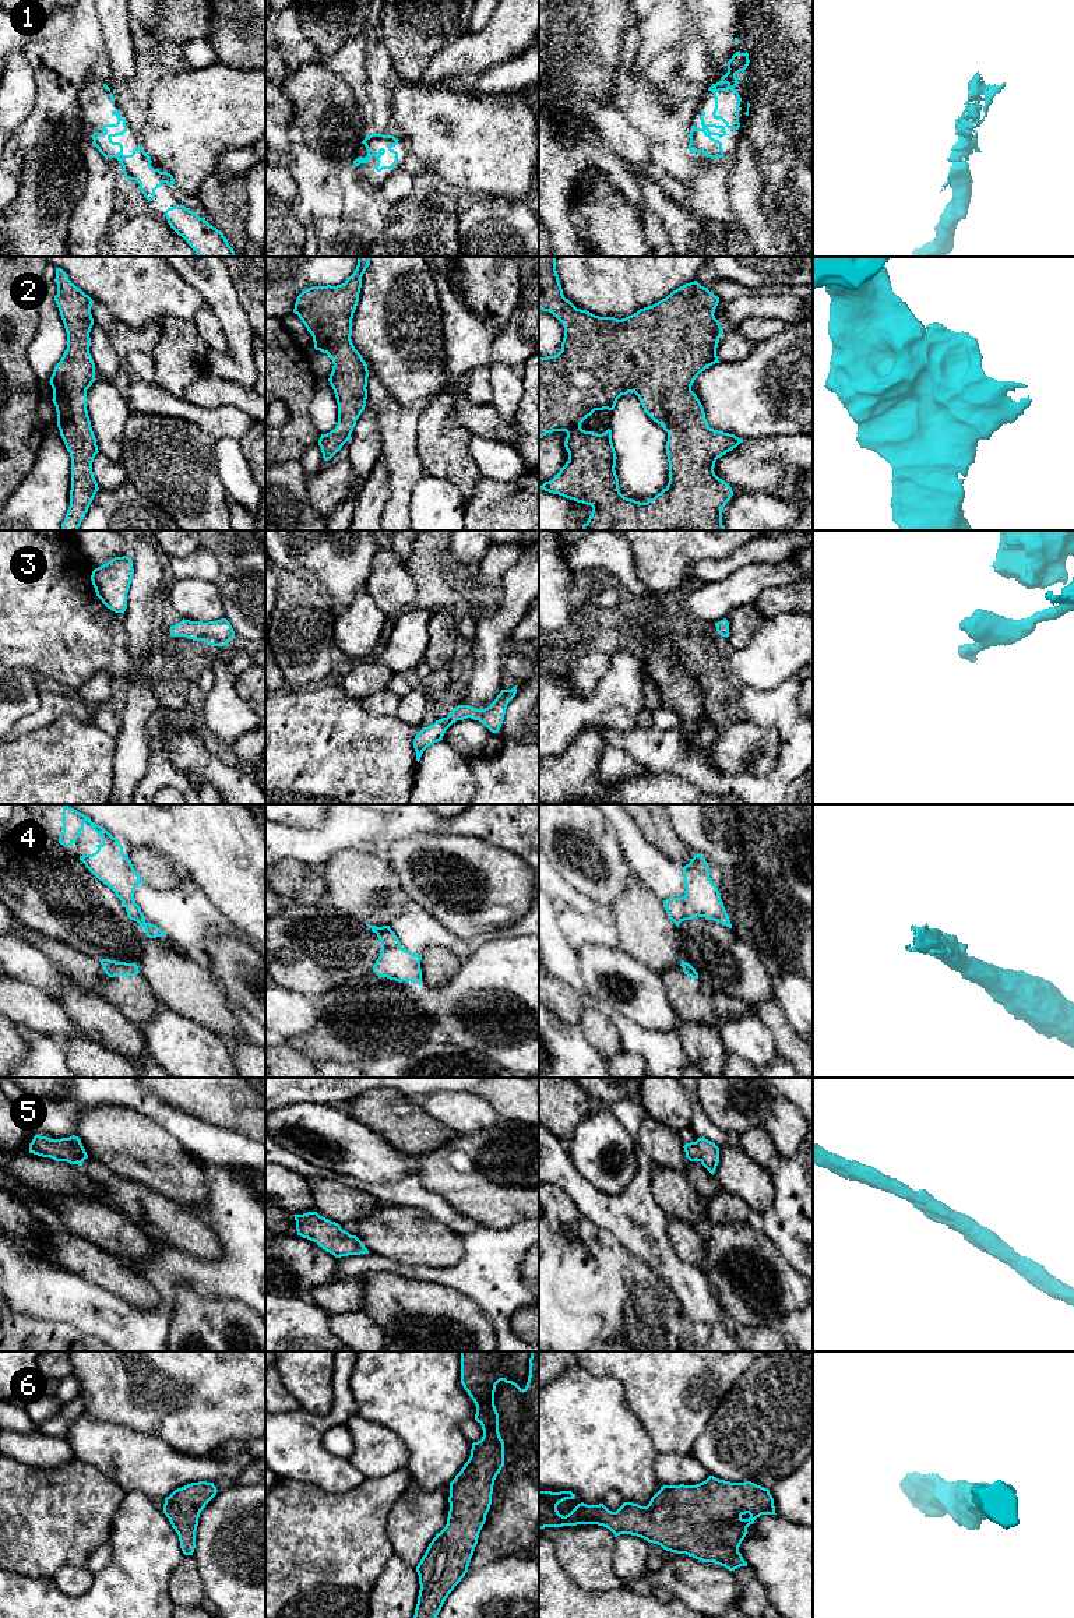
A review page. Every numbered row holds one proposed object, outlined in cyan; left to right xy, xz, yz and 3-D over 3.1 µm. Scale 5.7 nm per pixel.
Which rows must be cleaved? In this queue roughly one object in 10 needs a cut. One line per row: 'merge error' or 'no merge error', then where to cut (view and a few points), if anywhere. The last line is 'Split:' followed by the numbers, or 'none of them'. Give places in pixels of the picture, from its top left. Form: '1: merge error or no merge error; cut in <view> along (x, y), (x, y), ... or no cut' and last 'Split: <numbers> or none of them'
1: no merge error; no cut
2: no merge error; no cut
3: no merge error; no cut
4: no merge error; no cut
5: no merge error; no cut
6: no merge error; no cut
Split: none of them

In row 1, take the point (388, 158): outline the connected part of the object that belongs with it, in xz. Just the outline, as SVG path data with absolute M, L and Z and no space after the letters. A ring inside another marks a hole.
M370 134L362 141L367 149L367 155L365 158L355 159L352 166L367 163L372 156L376 156L377 165L374 169L377 172L394 168L398 162L398 152L394 151L392 147L397 145L398 141L399 140L394 135Z

